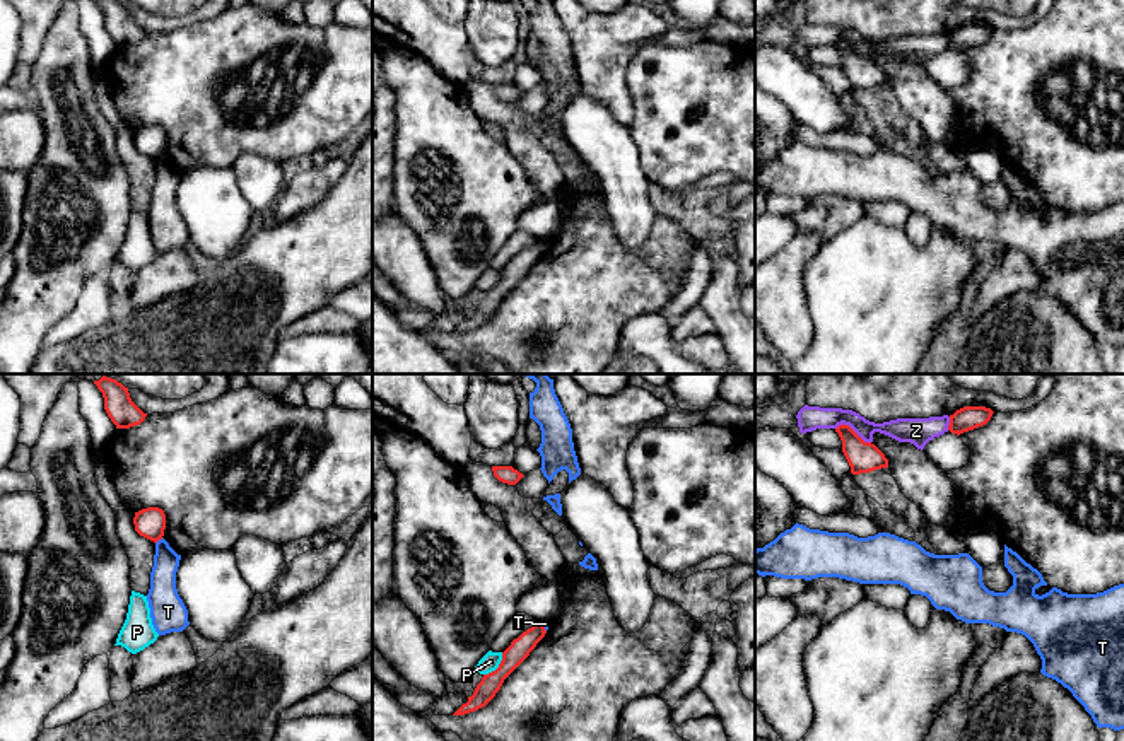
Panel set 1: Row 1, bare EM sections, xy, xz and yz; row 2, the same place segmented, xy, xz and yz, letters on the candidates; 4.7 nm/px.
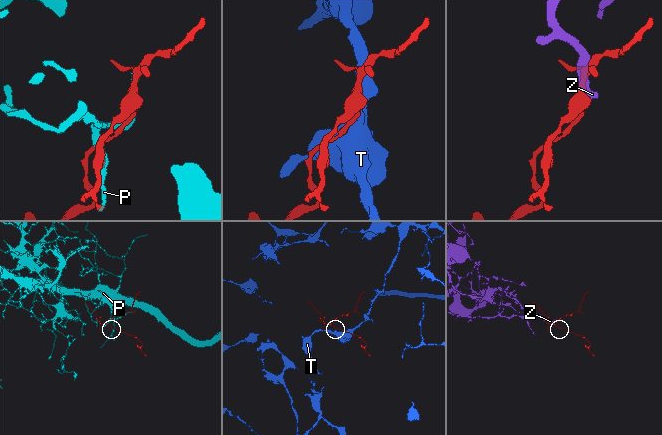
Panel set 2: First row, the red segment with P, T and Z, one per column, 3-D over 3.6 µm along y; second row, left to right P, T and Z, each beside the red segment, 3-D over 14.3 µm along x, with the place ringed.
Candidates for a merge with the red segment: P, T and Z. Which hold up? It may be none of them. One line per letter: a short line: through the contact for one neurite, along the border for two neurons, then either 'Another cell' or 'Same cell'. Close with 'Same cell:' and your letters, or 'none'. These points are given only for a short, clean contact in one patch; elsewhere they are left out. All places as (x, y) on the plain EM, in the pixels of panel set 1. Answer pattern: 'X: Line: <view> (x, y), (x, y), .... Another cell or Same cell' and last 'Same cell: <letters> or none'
P: Another cell
T: Line: xy (163, 156), (156, 161). Another cell
Z: Another cell
Same cell: none

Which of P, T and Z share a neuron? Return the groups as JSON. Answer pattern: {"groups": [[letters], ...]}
{"groups": [["P"], ["T"], ["Z"]]}

